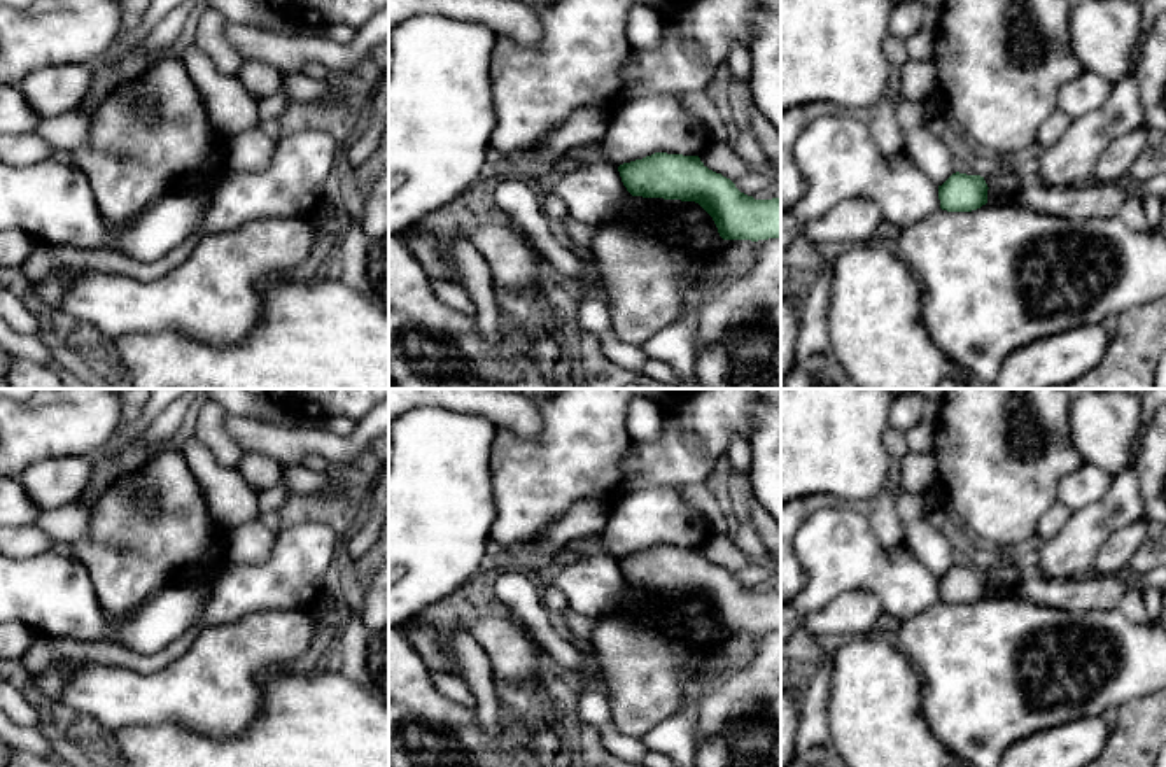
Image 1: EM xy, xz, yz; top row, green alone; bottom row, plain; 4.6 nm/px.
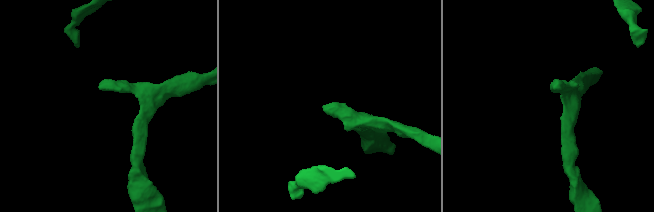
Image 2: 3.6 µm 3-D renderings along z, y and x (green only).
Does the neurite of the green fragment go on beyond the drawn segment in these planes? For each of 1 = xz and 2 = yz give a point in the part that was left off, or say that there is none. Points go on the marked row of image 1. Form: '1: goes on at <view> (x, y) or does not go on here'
1: does not go on here
2: does not go on here

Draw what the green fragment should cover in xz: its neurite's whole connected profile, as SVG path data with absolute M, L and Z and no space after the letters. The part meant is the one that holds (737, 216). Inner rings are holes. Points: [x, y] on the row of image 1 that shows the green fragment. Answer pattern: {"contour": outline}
{"contour": "M655 152L620 165L618 172L632 196L699 203L713 217L723 240L781 240L781 198L755 200L741 193L730 179L709 170L699 156Z"}

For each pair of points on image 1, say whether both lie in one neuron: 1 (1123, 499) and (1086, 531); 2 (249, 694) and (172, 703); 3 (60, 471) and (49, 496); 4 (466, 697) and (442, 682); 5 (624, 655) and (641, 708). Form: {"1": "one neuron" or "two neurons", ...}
{"1": "one neuron", "2": "one neuron", "3": "one neuron", "4": "one neuron", "5": "one neuron"}

